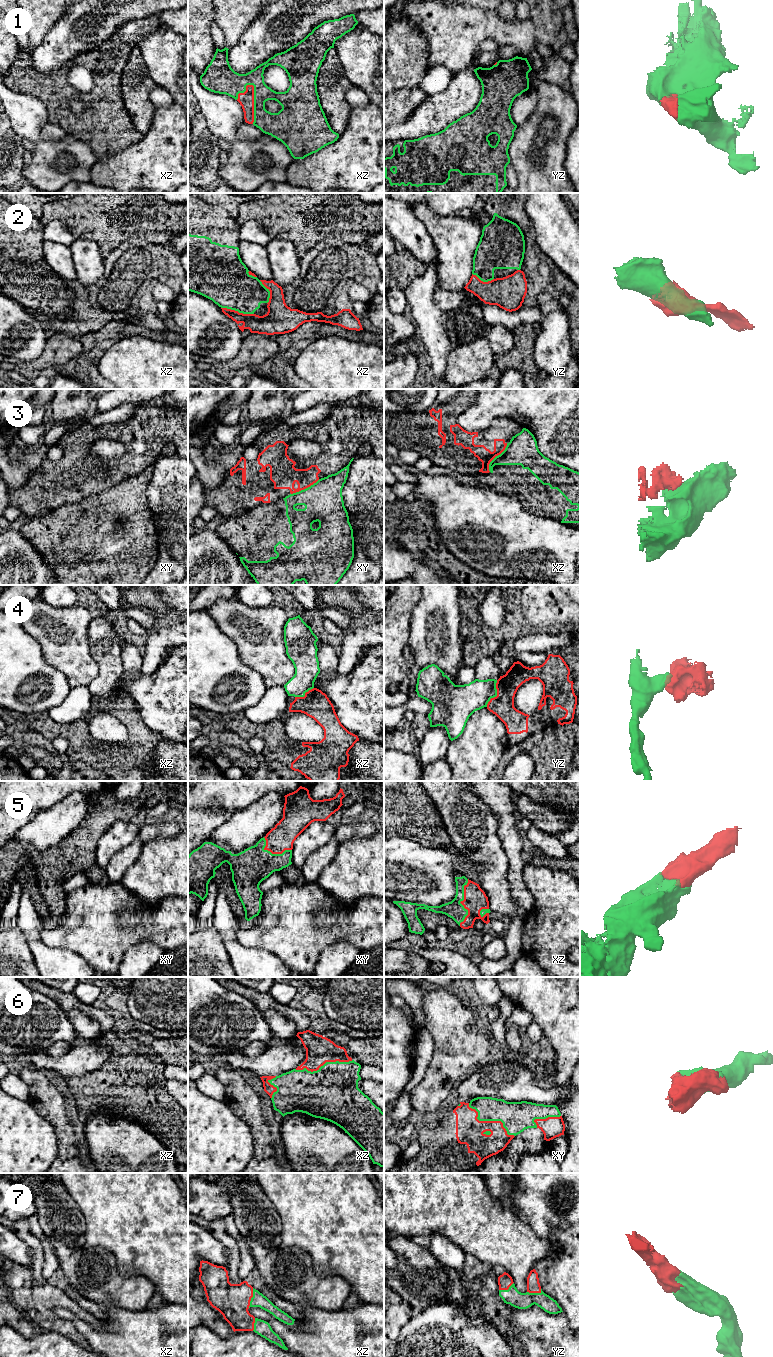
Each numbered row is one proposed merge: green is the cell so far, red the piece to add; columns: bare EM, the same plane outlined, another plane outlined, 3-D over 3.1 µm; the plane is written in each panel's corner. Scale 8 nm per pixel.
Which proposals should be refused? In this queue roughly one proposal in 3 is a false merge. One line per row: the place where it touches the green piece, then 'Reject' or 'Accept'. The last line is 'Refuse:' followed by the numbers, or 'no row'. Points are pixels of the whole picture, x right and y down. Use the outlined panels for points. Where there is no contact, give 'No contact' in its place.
1: Touches green at xz (254, 102). Accept
2: Touches green at xz (237, 310). Reject
3: Touches green at xz (495, 457). Reject
4: Touches green at yz (496, 694). Reject
5: Touches green at xz (460, 901). Accept
6: Touches green at xy (490, 1120). Accept
7: Touches green at xz (251, 1298). Accept
Refuse: 2, 3, 4

